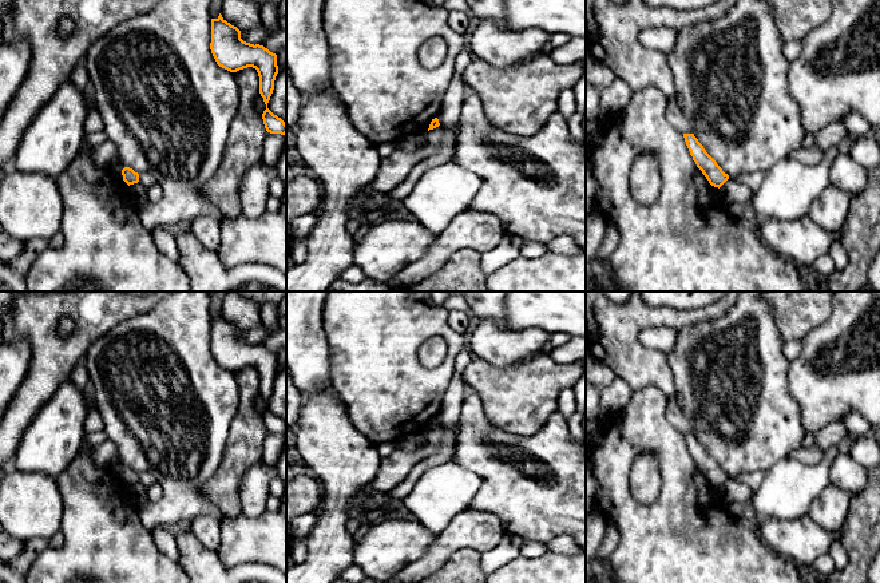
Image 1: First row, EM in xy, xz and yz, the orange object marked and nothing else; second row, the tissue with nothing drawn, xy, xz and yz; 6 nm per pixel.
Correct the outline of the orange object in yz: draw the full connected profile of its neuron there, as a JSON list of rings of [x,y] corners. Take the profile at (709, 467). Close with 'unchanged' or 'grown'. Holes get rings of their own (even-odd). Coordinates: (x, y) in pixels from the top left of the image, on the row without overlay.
[[[683,433],[683,437],[697,467],[711,485],[720,488],[729,479],[729,475],[725,473],[717,461],[706,452],[694,433]]]; unchanged

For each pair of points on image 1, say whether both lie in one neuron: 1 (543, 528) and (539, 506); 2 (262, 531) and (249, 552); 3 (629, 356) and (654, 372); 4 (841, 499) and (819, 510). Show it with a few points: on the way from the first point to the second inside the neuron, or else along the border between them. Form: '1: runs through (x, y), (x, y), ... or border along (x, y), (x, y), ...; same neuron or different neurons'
1: runs through (543, 523), (542, 511); same neuron
2: runs through (260, 536), (249, 547); same neuron
3: runs through (635, 363), (639, 367), (647, 368); same neuron
4: runs through (836, 502), (828, 510), (824, 510); same neuron

